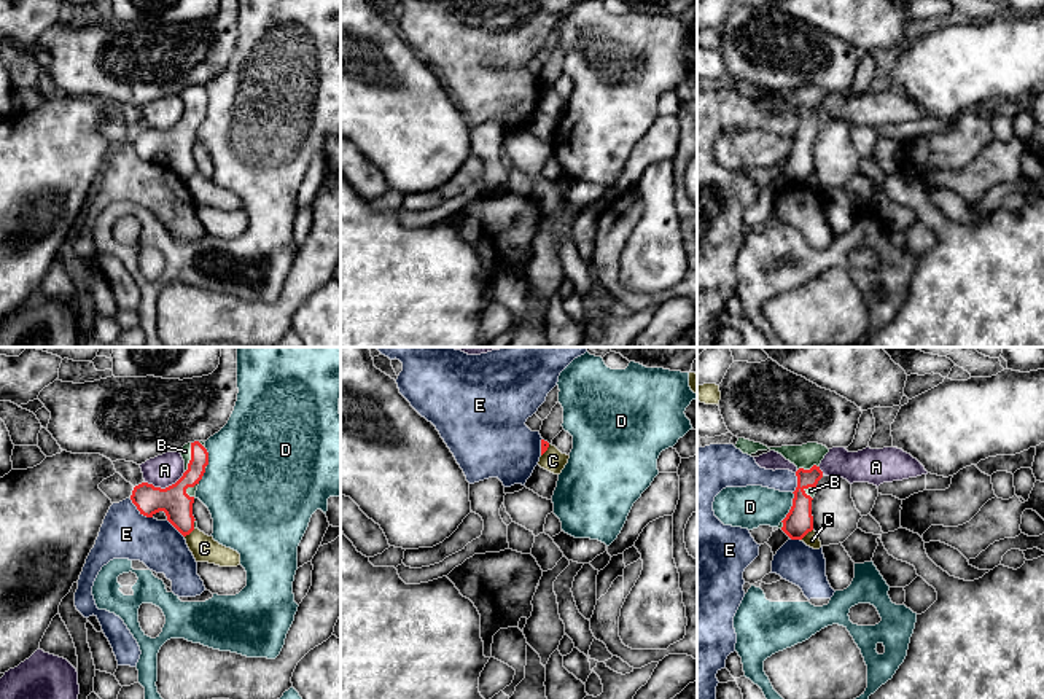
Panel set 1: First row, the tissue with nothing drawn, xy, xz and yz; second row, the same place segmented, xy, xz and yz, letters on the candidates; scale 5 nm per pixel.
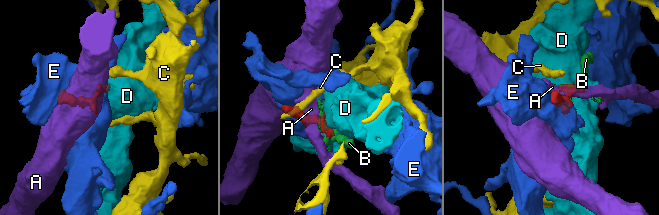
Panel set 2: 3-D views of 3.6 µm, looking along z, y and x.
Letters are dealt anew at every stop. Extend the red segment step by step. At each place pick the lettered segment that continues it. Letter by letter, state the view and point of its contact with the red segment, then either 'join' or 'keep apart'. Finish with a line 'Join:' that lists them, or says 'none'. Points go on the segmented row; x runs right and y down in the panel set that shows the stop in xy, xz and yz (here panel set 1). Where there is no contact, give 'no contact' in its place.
A: xy (166, 488) | keep apart
B: xy (191, 457) | join
C: yz (806, 534) | keep apart
D: yz (791, 507) | keep apart
E: xy (140, 511) | keep apart
Join: B

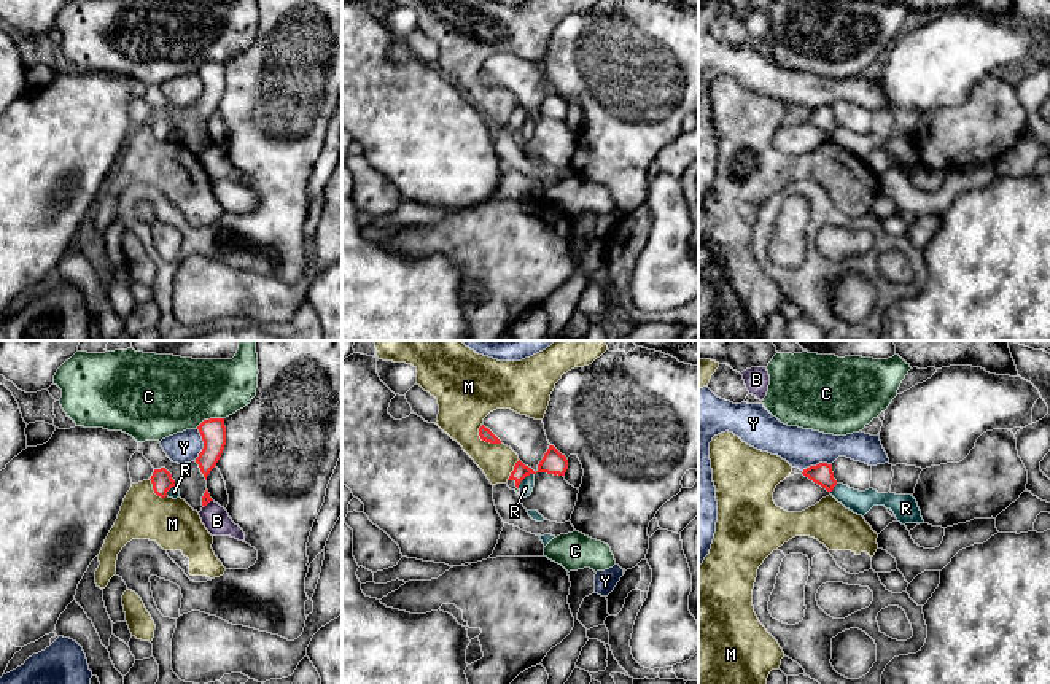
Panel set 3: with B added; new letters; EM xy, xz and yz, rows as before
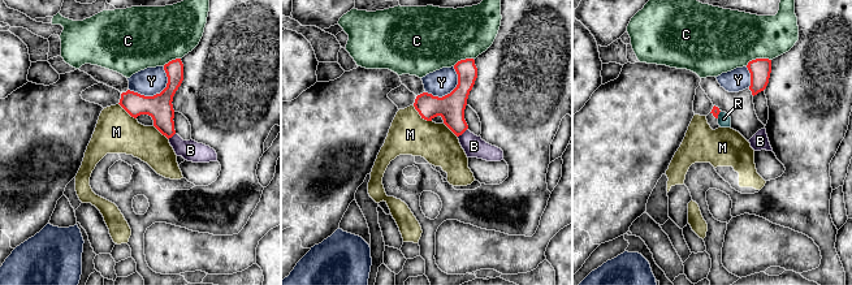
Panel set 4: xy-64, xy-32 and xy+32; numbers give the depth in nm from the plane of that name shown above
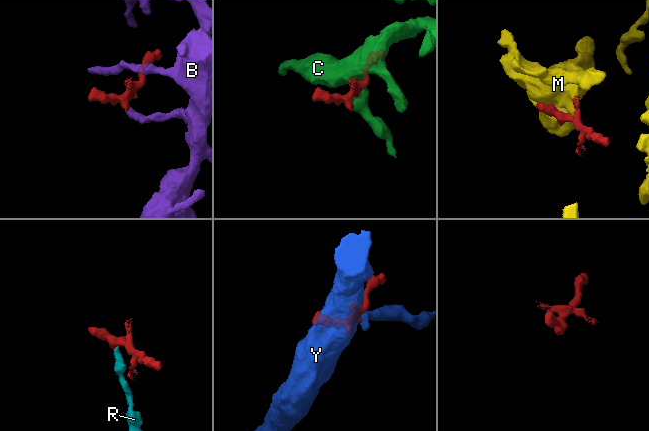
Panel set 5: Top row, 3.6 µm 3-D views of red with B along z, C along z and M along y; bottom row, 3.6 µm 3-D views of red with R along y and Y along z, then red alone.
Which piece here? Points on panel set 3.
B: xy (207, 503) | keep apart
C: xy (210, 419) | keep apart
M: xz (486, 441) | keep apart
R: xz (524, 478) | keep apart
Y: xy (204, 444) | keep apart
Join: none

